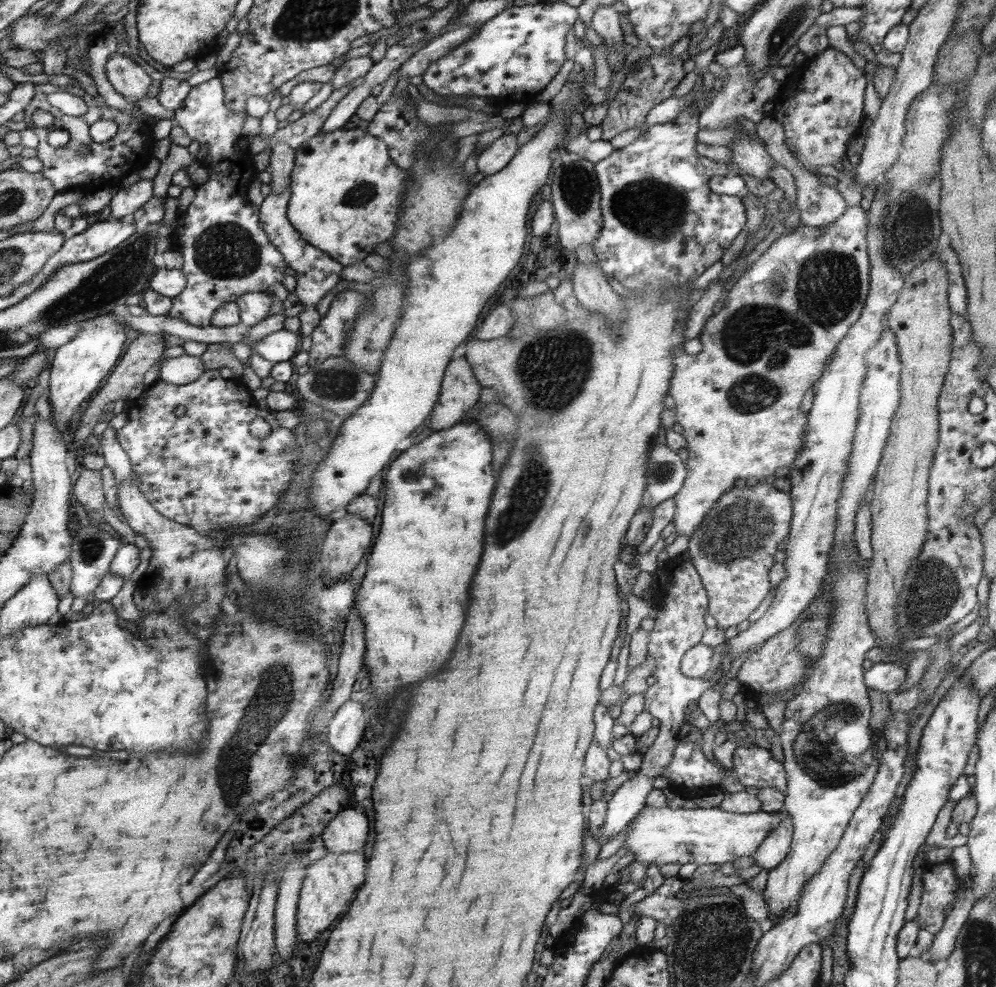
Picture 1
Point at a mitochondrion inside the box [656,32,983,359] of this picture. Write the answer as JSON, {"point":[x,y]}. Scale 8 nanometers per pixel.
{"point":[912,233]}

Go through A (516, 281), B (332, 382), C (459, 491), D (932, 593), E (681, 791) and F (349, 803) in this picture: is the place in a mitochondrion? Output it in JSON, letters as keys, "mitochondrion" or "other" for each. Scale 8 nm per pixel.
{"A":"other","B":"mitochondrion","C":"other","D":"mitochondrion","E":"other","F":"other"}

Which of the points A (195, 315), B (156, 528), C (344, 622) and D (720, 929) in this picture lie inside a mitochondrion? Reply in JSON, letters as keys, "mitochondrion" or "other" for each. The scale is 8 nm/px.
{"A":"other","B":"other","C":"other","D":"mitochondrion"}

